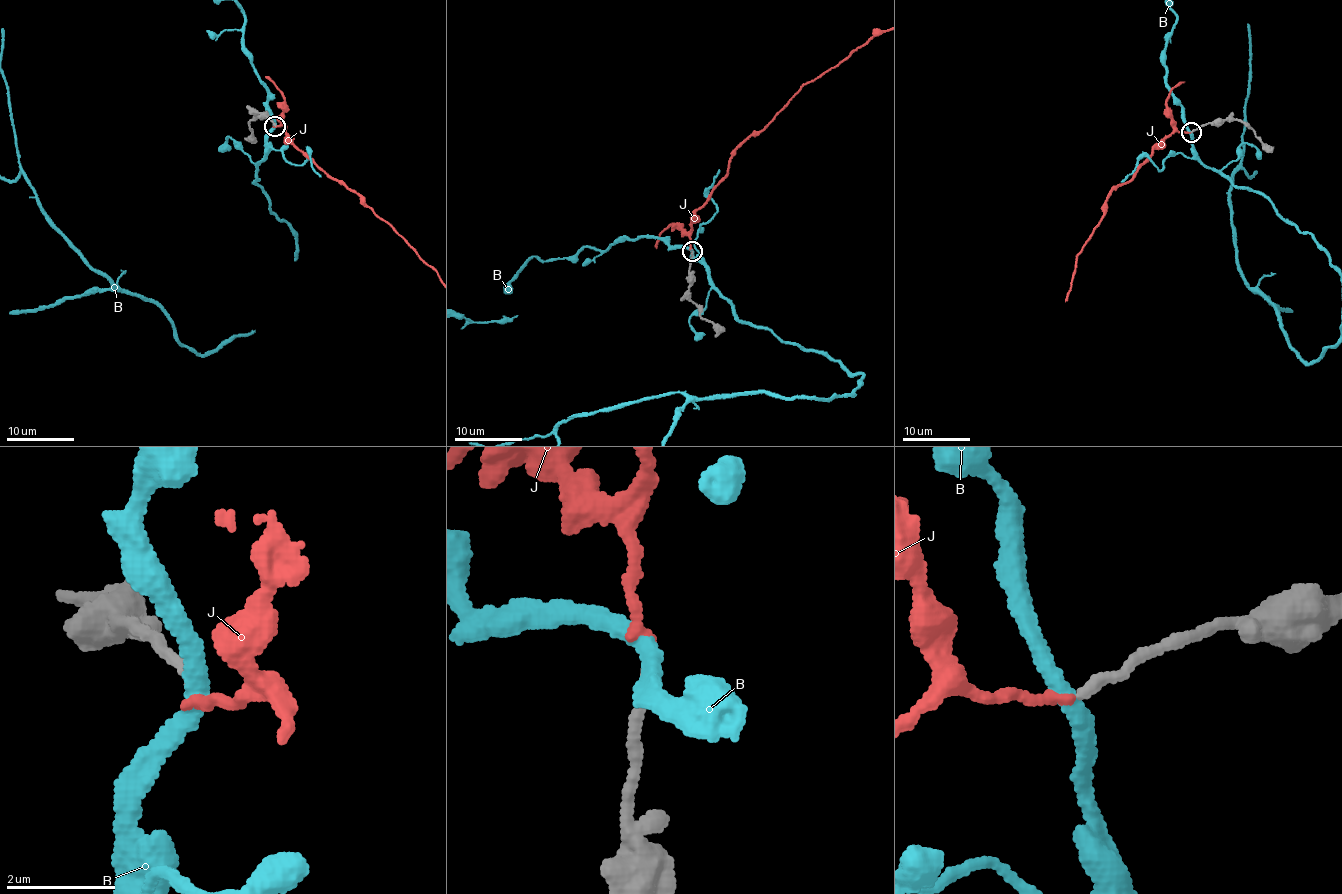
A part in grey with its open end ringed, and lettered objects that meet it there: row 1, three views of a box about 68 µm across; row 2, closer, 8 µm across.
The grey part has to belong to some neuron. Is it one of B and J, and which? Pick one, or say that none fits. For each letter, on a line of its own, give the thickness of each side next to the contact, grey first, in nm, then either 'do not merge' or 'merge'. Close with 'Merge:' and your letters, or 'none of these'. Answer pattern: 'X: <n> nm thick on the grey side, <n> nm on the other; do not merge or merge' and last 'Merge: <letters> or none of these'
B: 200 nm thick on the grey side, 320 nm on the other; do not merge
J: 200 nm thick on the grey side, 190 nm on the other; merge
Merge: J

